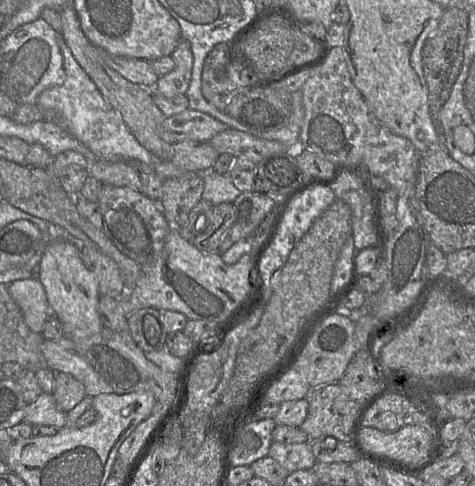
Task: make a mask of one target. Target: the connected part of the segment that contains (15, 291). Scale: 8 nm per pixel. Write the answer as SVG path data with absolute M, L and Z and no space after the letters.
M37 277L8 284L8 291L20 307L28 328L41 334L49 316L49 305L43 285Z

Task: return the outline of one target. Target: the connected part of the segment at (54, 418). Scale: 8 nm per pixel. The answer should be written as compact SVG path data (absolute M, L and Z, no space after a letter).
M43 392L28 405L22 422L62 429L66 426L66 413L56 407L51 393Z

